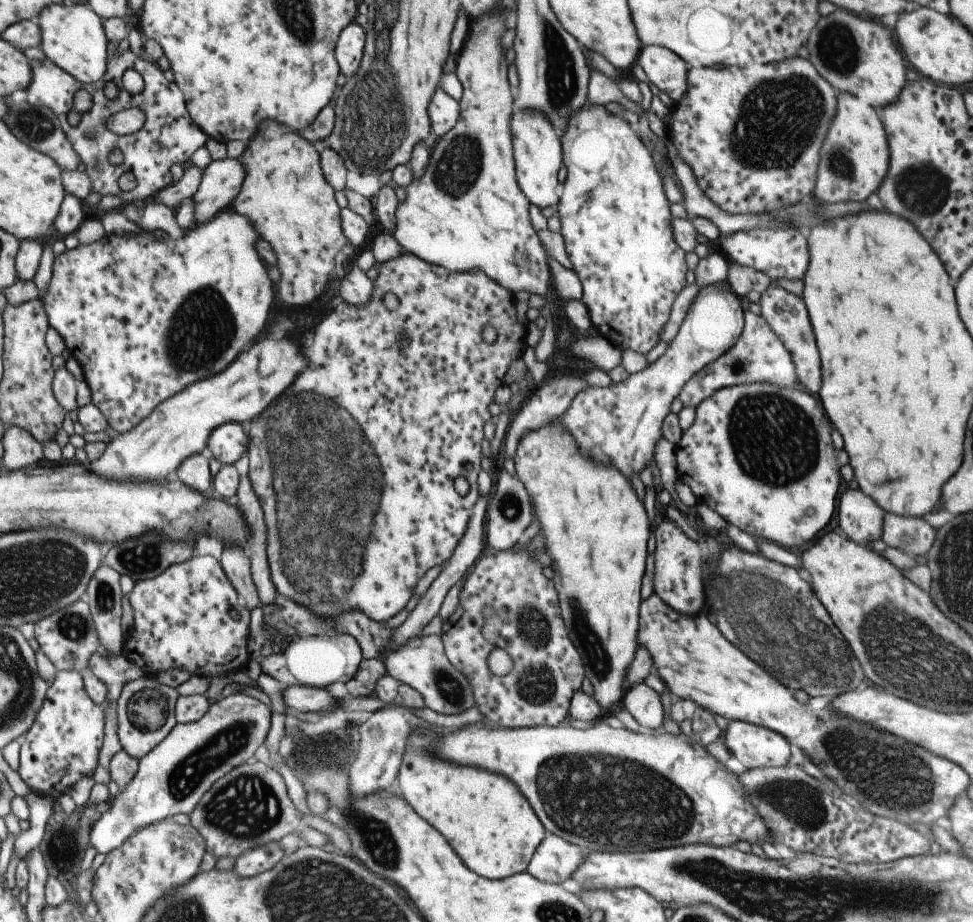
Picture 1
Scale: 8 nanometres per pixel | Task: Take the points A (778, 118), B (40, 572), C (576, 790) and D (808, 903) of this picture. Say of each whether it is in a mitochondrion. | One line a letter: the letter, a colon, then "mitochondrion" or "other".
A: mitochondrion
B: mitochondrion
C: mitochondrion
D: mitochondrion

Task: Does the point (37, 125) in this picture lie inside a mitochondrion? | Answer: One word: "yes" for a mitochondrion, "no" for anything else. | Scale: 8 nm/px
yes

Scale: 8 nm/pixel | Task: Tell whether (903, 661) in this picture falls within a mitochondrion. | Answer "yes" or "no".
yes

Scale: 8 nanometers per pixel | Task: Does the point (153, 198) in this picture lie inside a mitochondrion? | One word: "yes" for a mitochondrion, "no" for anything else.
no

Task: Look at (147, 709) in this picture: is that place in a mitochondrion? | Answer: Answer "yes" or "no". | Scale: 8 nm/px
yes

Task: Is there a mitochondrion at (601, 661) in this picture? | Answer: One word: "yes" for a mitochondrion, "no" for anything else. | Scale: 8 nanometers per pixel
yes

